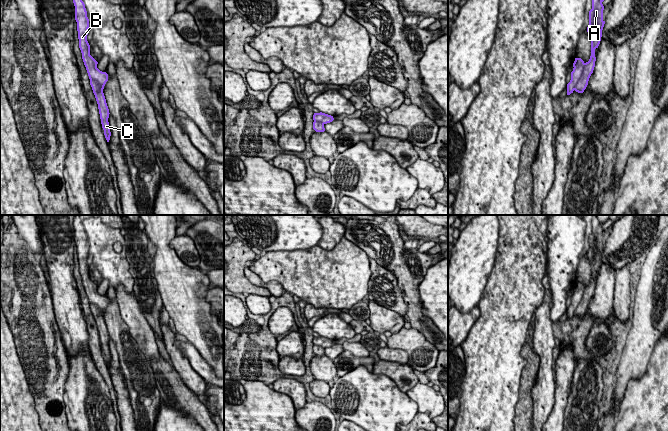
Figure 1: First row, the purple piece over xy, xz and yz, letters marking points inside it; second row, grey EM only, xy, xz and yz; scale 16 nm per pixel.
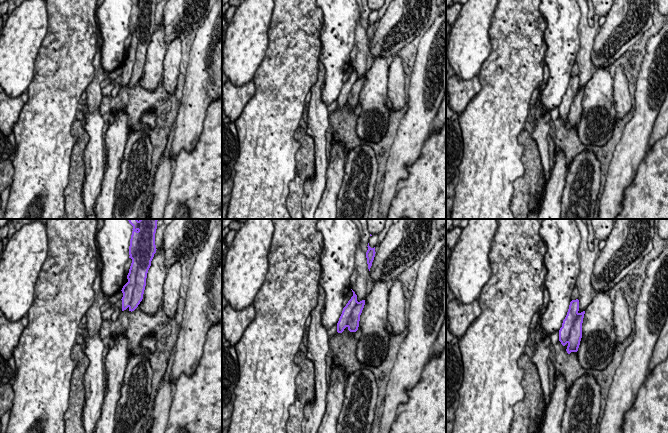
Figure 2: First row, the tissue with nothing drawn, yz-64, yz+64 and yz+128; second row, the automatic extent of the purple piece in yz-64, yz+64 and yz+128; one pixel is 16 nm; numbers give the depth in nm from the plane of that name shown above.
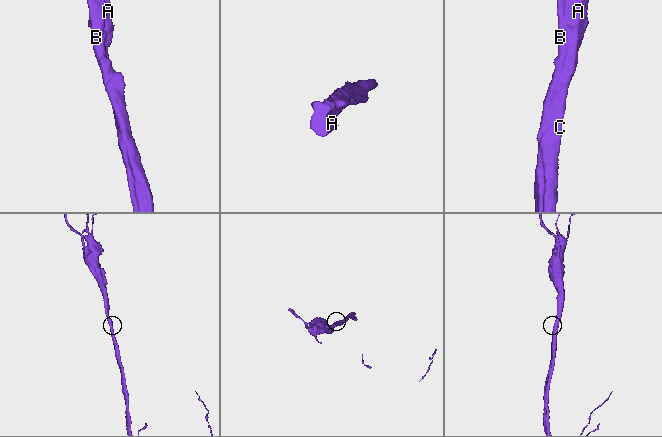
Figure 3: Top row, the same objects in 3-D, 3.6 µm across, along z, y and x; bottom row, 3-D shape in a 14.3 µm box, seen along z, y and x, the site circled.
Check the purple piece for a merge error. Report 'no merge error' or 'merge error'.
no merge error

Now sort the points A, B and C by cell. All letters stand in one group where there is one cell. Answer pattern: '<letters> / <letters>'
A B C

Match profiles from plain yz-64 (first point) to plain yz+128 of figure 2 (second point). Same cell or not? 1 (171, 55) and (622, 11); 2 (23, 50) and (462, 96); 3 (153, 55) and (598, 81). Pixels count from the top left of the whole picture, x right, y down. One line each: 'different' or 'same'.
1: different
2: different
3: same

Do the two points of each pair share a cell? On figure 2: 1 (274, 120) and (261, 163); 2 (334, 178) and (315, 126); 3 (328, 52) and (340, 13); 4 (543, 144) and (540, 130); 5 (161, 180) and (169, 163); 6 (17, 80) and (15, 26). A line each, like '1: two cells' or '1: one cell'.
1: one cell
2: two cells
3: one cell
4: one cell
5: one cell
6: one cell

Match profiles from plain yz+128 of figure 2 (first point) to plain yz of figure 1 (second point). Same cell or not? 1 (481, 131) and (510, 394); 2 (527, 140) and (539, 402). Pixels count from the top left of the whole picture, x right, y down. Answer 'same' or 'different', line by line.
1: same
2: different

